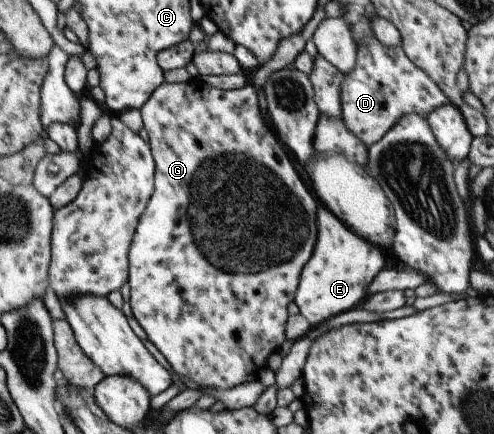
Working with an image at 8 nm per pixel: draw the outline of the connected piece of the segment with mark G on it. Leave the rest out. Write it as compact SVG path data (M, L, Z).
M192 78L188 83L162 83L158 88L154 89L154 92L150 95L150 98L139 108L144 127L148 131L149 145L151 146L152 156L155 162L155 189L150 197L149 203L142 213L138 226L136 227L133 239L129 248L129 280L131 288L131 297L129 300L131 311L136 318L136 322L142 326L144 332L146 332L146 342L154 345L166 358L168 364L171 366L171 370L185 376L186 378L195 382L198 387L201 386L214 386L216 389L228 390L234 387L248 382L247 376L250 373L258 374L262 367L267 366L267 360L270 355L276 352L283 352L287 345L287 338L285 335L285 324L290 314L288 313L288 304L295 299L296 291L299 288L299 280L302 269L305 264L311 259L314 245L316 244L316 237L318 236L317 229L317 206L318 200L314 199L314 196L308 191L308 188L304 185L302 179L298 175L294 164L288 158L288 154L284 150L284 144L281 139L275 134L268 122L262 118L260 108L258 107L258 93L257 88L253 84L244 85L239 89L220 90L215 86L209 85L203 78Z

